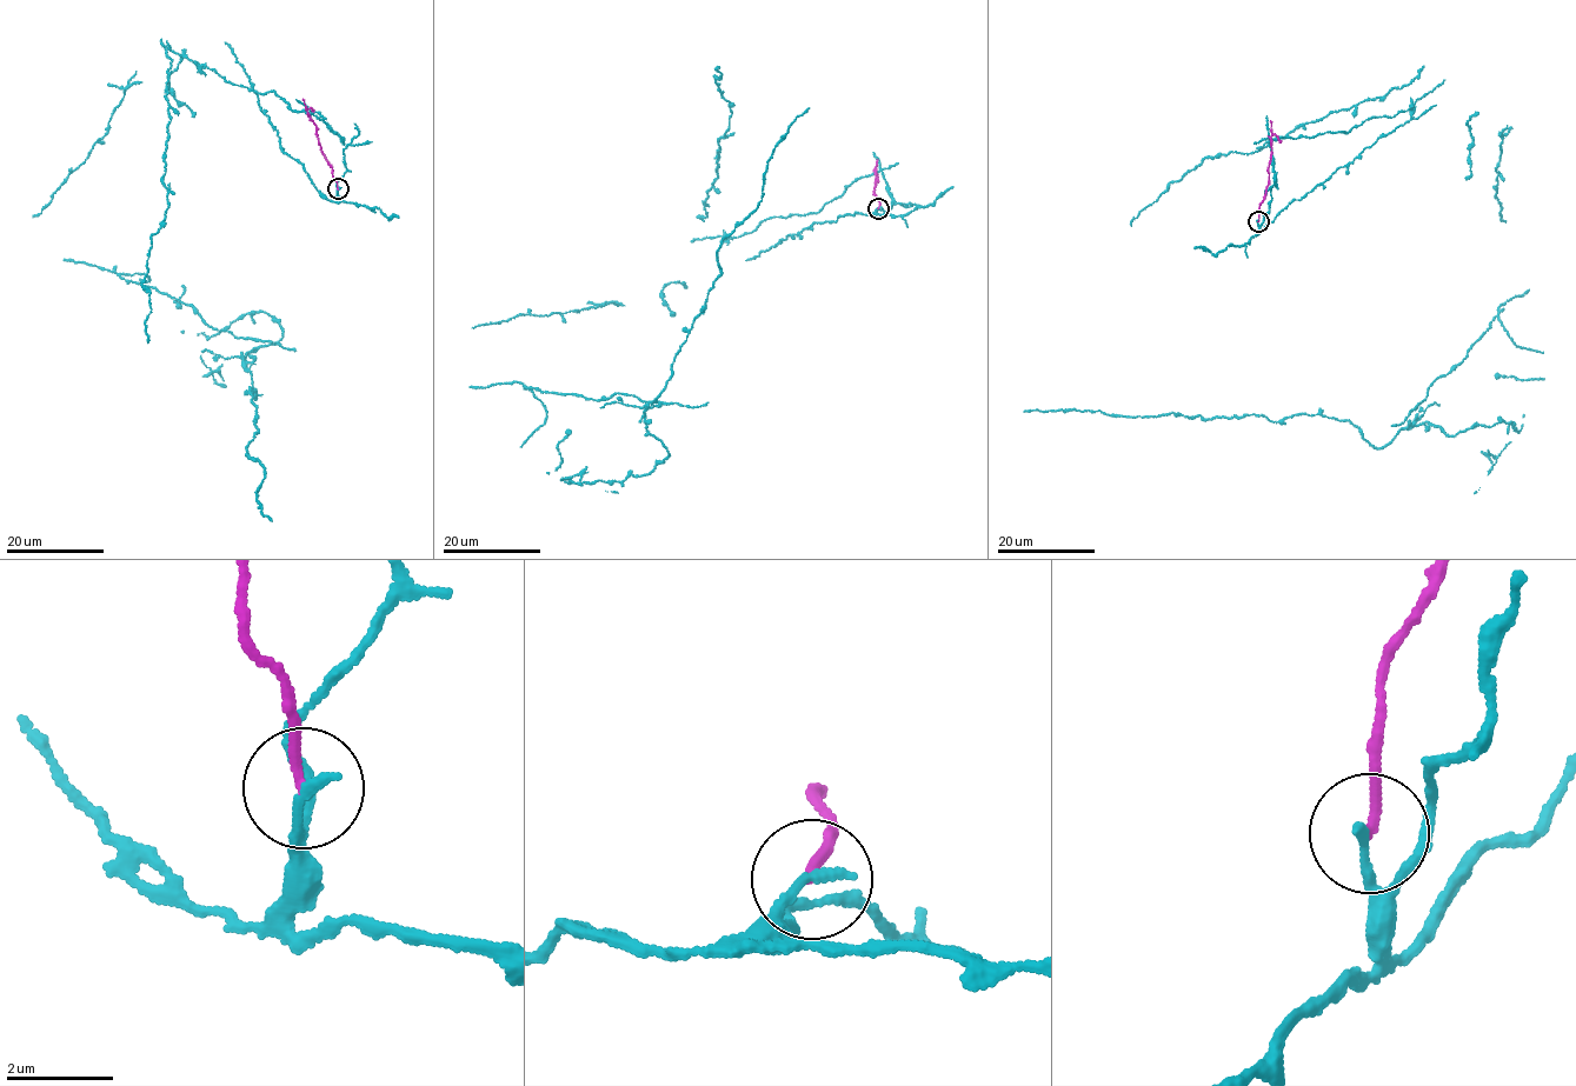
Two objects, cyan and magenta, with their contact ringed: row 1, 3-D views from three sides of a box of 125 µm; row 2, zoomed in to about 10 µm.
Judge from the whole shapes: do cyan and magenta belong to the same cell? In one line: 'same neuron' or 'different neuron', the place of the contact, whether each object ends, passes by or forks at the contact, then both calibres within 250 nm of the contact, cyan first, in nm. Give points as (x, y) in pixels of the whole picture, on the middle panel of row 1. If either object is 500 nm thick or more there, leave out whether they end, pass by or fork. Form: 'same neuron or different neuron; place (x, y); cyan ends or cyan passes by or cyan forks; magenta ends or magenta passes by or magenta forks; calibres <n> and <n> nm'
different neuron; place (878, 208); cyan ends; magenta ends; calibres 190 and 160 nm

